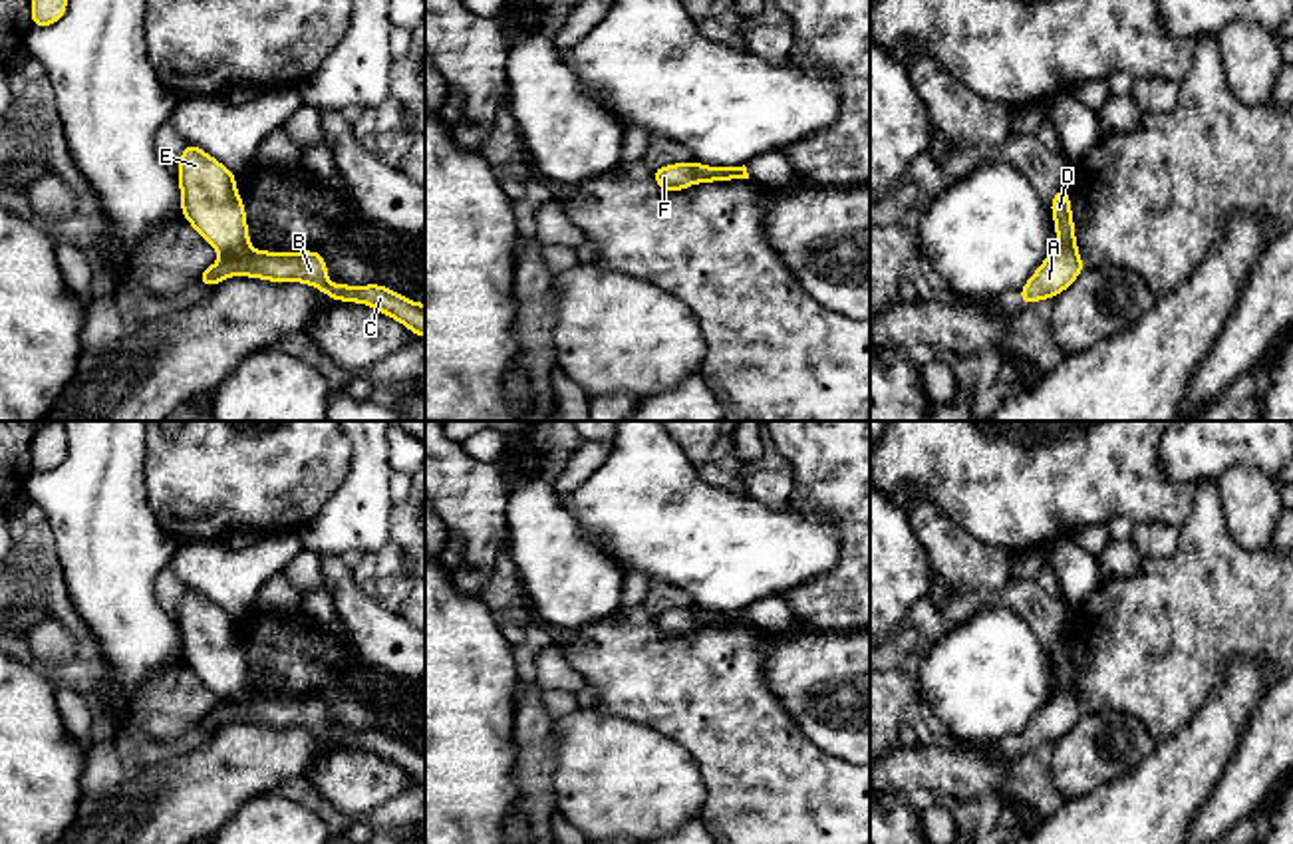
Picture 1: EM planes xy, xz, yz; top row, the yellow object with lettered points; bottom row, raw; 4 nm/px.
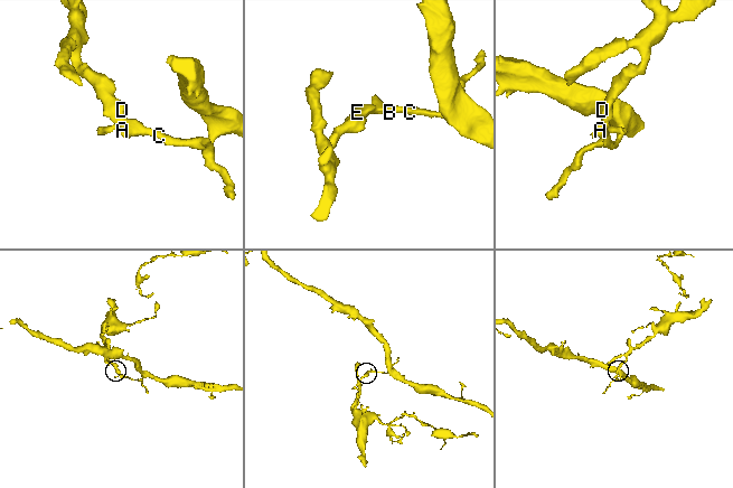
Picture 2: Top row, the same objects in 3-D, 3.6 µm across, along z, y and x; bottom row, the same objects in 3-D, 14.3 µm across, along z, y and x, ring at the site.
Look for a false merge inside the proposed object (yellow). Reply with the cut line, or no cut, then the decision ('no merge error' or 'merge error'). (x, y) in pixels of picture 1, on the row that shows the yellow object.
cut in xy along (249, 249), (243, 255), (223, 259); merge error

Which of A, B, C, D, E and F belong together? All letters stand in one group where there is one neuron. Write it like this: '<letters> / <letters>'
A B C / D E F

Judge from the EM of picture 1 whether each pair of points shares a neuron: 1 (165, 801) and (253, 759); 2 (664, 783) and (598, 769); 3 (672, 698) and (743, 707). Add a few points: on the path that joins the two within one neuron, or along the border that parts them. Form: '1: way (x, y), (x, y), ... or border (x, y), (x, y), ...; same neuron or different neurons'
1: way (187, 799), (231, 767); same neuron
2: way (648, 783), (614, 779); same neuron
3: way (690, 698), (712, 698), (725, 707); same neuron

